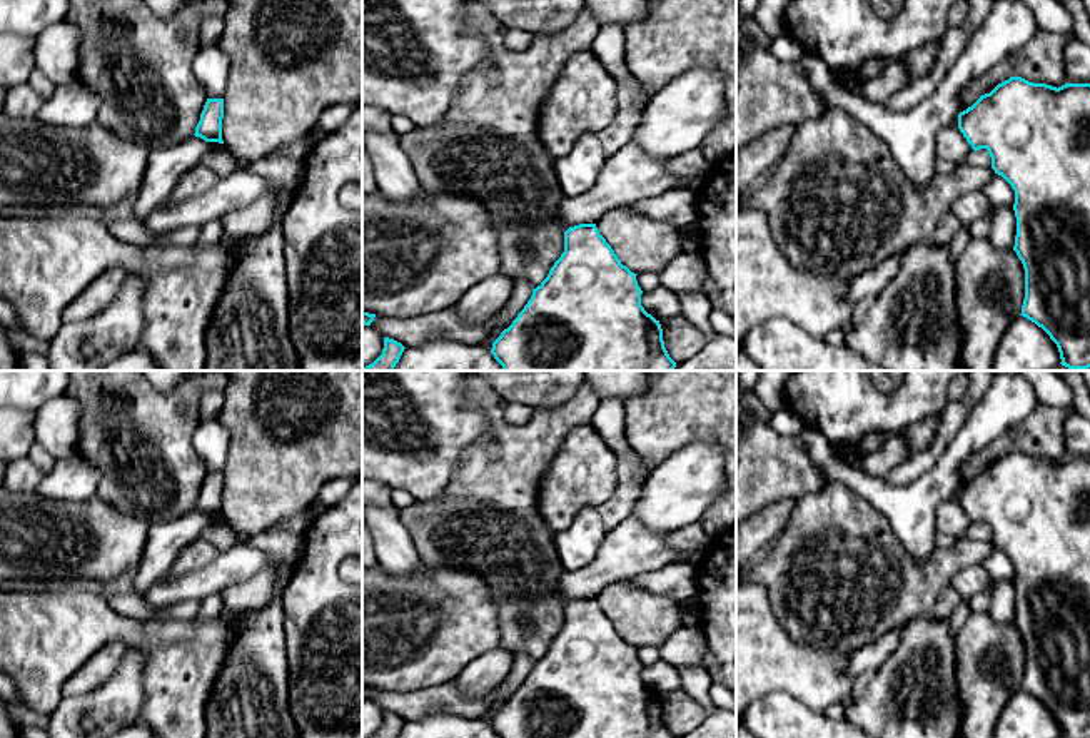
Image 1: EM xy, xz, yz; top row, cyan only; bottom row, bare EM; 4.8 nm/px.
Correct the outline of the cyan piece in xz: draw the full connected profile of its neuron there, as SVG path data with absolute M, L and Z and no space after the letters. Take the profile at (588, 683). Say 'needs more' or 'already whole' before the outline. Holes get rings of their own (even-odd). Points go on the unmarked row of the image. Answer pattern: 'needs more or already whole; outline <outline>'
already whole; outline M579 598L564 606L564 626L512 698L492 716L499 738L676 738L663 715L659 695L641 680L641 661L634 646L621 638L596 598Z

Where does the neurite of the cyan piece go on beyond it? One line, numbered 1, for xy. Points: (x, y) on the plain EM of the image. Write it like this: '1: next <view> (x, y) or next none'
1: next none

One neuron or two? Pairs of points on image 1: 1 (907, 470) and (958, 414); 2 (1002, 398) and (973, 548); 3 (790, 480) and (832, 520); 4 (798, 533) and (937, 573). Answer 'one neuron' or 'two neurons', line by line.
1: one neuron
2: two neurons
3: two neurons
4: one neuron

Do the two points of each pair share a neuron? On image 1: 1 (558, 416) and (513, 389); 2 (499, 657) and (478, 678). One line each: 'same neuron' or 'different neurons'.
1: same neuron
2: same neuron

